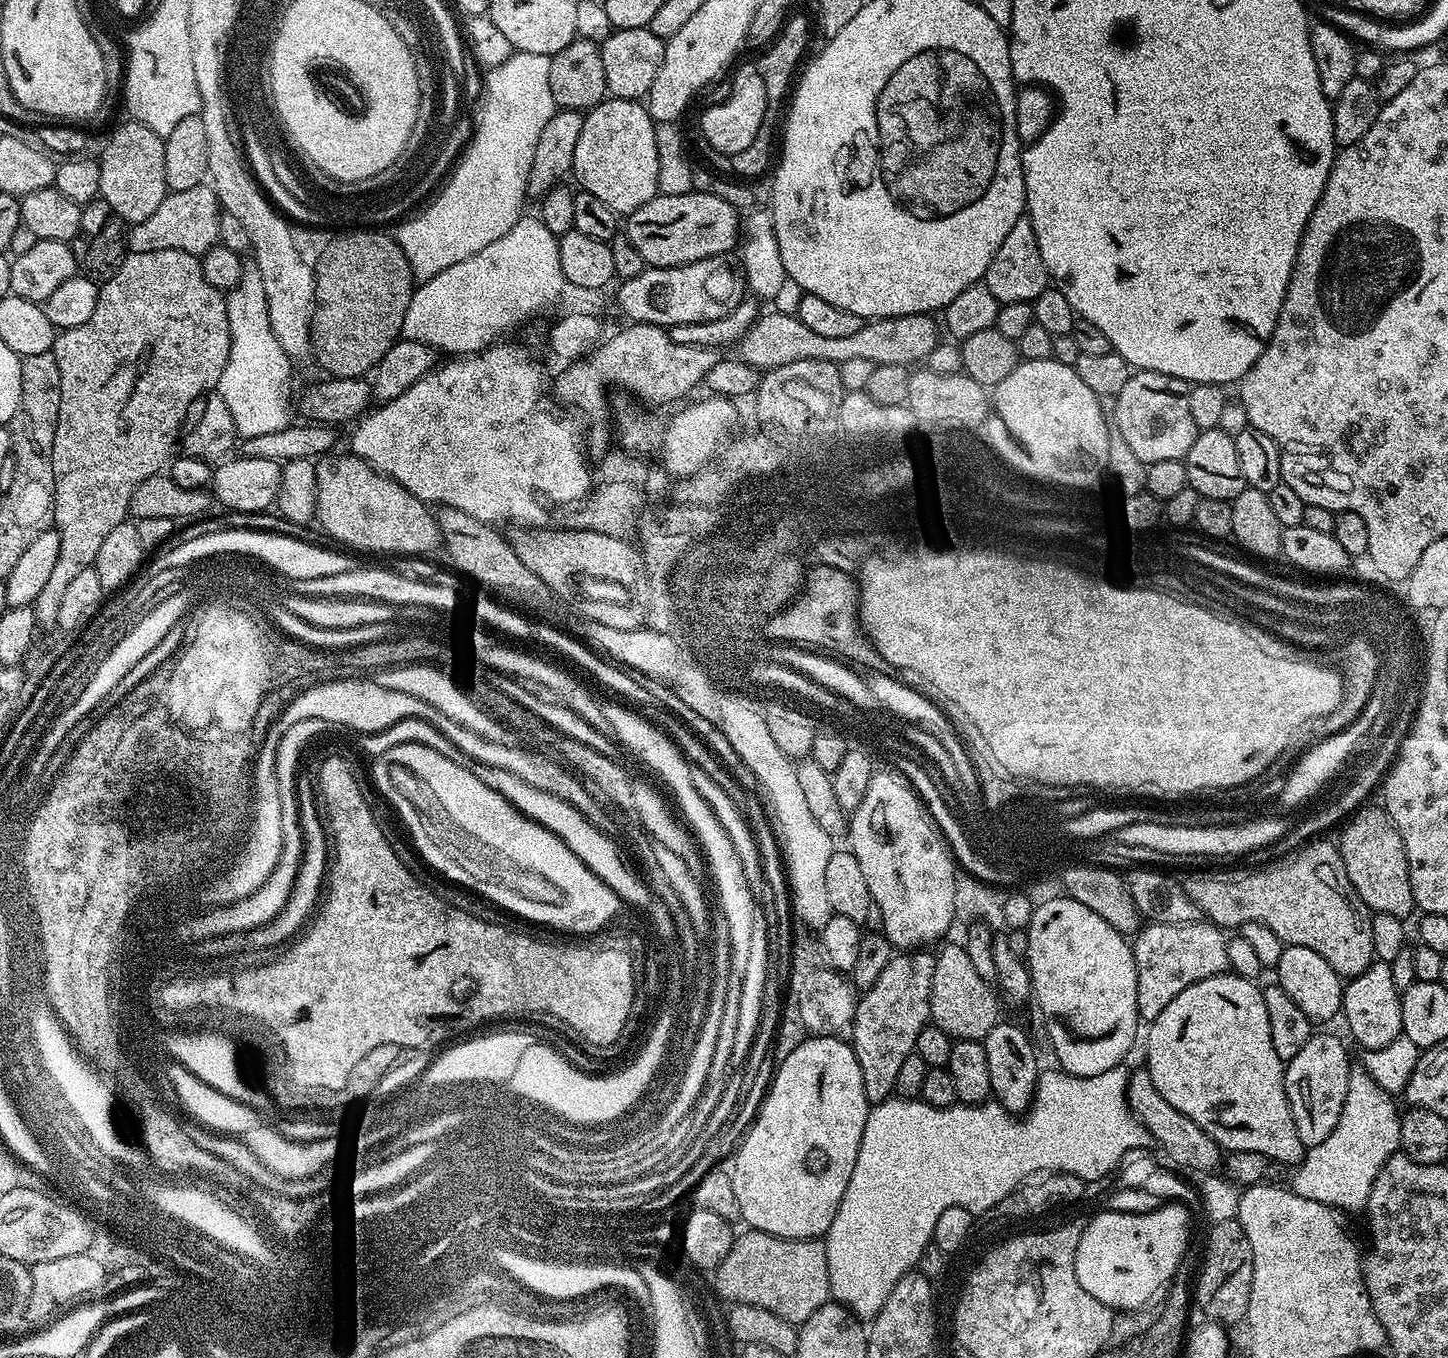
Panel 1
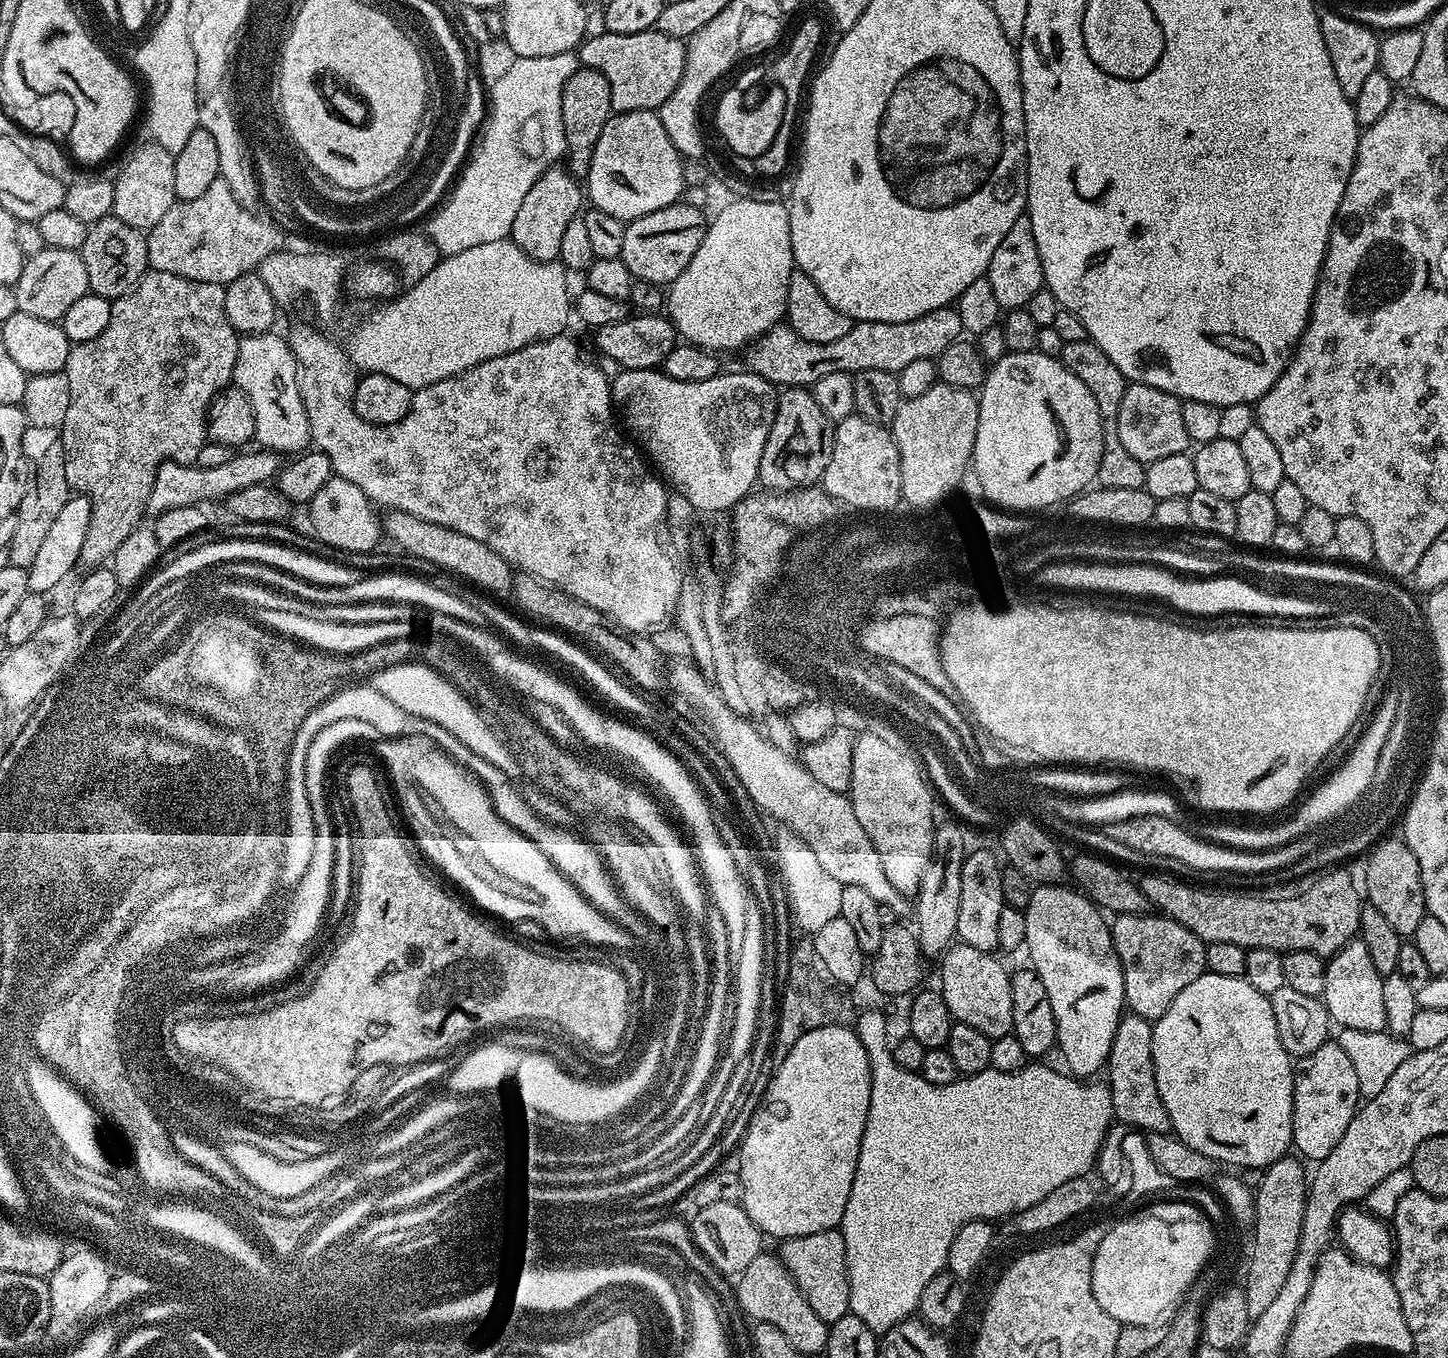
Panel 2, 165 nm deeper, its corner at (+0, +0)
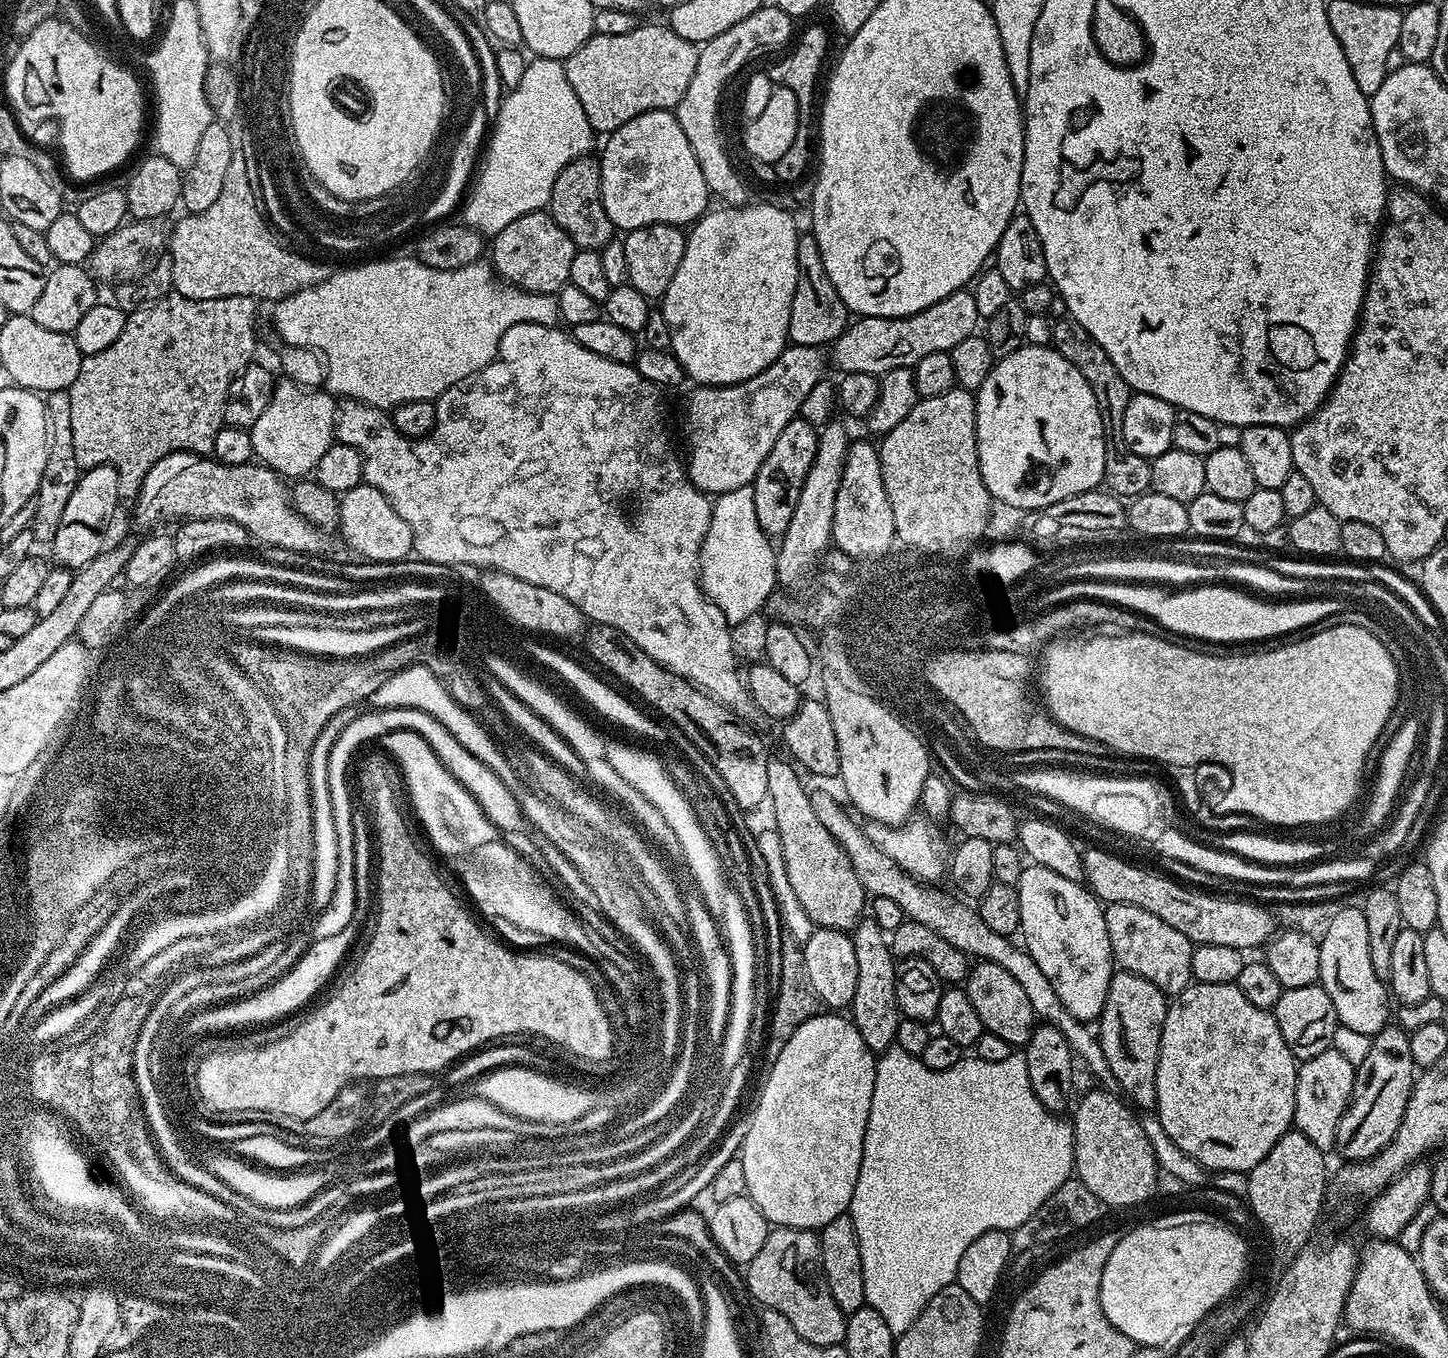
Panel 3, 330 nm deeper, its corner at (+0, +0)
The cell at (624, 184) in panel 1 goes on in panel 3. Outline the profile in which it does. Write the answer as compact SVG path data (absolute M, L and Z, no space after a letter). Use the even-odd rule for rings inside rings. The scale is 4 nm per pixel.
M663 108L638 114L638 118L630 118L626 126L618 126L618 130L611 132L605 140L608 141L604 144L604 153L599 153L598 156L602 178L602 206L606 206L606 214L613 229L649 228L655 224L691 226L709 211L710 193L706 178L702 178L702 166L698 166L698 158L694 158L694 150L690 150L686 130L678 126L675 111Z

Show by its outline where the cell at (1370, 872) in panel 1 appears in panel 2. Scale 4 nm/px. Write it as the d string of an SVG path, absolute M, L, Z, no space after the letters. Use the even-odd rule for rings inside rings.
M1381 839L1367 853L1368 865L1364 868L1362 888L1366 893L1367 903L1372 904L1374 910L1379 910L1385 916L1390 926L1398 930L1401 938L1410 938L1414 930L1418 930L1418 922L1422 922L1422 918L1426 915L1418 858L1414 858L1410 846L1405 844L1403 839L1388 839Z

